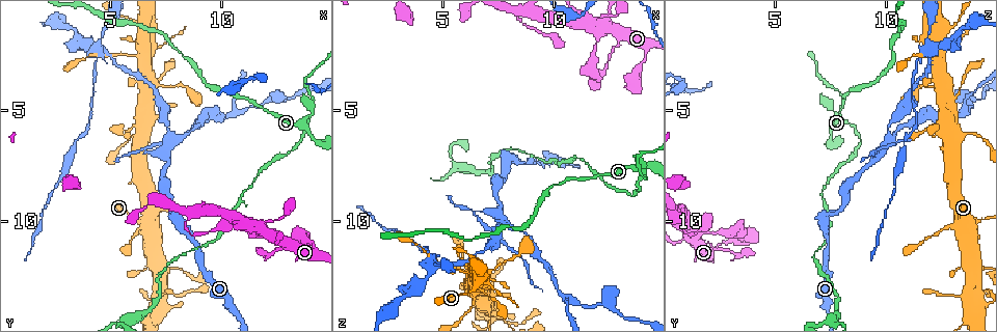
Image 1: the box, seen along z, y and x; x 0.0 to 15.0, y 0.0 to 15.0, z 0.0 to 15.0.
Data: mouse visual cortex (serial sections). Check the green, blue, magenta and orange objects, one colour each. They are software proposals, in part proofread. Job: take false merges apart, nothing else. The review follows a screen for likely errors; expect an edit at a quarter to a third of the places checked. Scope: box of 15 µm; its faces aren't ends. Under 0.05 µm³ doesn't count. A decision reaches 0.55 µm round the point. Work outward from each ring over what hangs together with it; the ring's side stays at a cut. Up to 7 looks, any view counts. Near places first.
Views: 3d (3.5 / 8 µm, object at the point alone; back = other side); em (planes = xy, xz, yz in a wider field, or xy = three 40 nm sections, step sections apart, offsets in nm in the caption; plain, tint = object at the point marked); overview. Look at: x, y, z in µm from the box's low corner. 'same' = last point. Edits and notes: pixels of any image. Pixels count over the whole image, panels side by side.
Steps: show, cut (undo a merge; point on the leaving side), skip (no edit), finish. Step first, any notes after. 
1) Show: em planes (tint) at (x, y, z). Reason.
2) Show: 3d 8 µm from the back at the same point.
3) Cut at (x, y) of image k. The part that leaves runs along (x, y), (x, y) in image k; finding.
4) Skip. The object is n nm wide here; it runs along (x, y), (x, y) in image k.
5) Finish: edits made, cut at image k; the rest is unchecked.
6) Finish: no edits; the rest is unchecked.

Show: 3d 3.5 µm at (6.4, 6.9, 9.6). Thin neck.

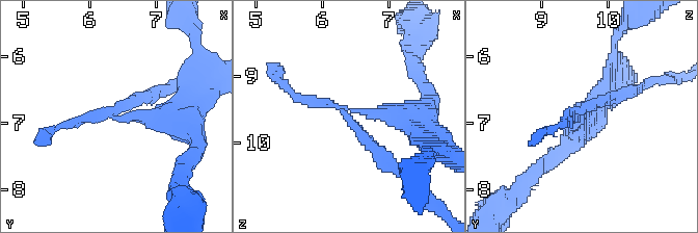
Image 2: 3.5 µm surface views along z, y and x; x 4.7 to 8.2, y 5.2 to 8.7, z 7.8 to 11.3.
Show: em xy step 2 (tint) at (6.40, 6.80, 9.60). Need the tissue.

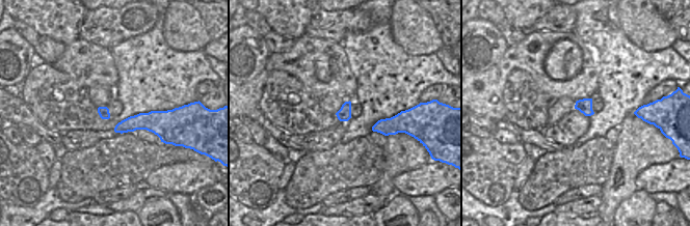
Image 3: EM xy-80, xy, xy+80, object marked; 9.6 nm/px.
Skip. The object is 140 nm wide here; it runs along (578, 125), (590, 102), (627, 93) in image 2; continuous, no second cell.

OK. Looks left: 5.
Show: 3d 8 µm at (4.6, 2.2, 11.8). Abrupt turn.

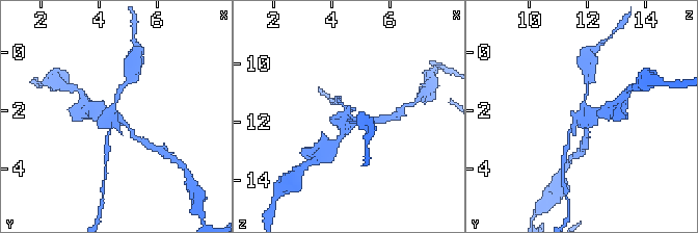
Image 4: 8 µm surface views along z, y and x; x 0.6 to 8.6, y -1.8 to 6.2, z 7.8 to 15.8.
Show: em xy step 1 (tint) at (4.6, 2.2, 11.9). Now the EM.

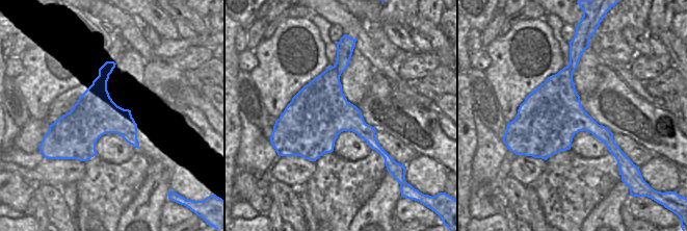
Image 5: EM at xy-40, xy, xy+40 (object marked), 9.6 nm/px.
Cut at (337, 101) of image 4. The part that leaves runs along (575, 120), (564, 159) in image 4; a second cell is stuck on.

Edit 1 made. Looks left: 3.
Show: 3d 3.5 µm from the back at (6.7, 4.3, 13.1). A fork.

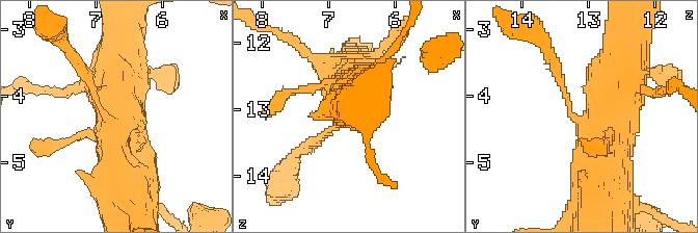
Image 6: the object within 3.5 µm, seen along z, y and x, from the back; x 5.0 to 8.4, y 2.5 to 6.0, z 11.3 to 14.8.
Show: em xy step 2 (tint) at (6.80, 4.40, 13.05). Need the tissue.

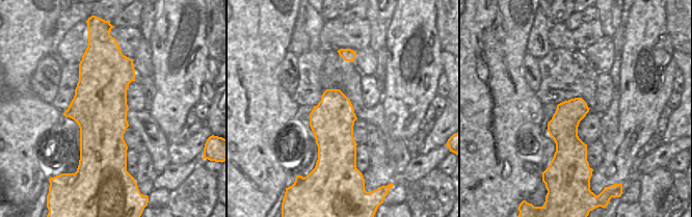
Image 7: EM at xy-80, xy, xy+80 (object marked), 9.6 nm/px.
Show: em xy step 1 (tint) at the same point.

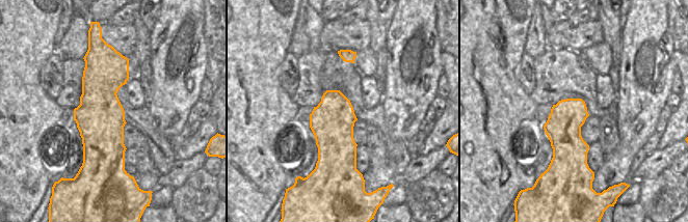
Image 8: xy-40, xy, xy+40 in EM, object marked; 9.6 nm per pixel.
Skip. It runs along (599, 196), (602, 94), (626, 61) in image 6; all the same cell.

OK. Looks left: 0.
Finish: edits made, cut at image 4; the rest is unchecked.

